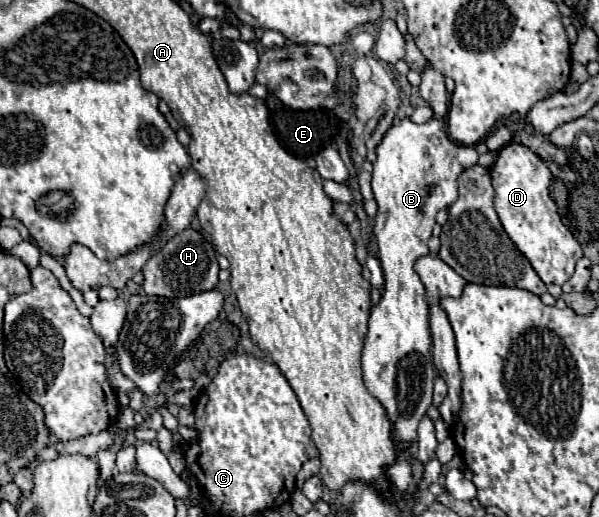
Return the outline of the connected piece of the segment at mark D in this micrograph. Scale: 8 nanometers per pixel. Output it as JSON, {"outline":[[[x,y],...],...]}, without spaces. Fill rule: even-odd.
{"outline":[[[511,142],[499,150],[495,164],[489,168],[489,174],[495,188],[495,210],[513,244],[527,256],[545,284],[565,284],[583,252],[575,236],[565,234],[557,206],[549,196],[553,174],[547,164],[527,146]]]}

